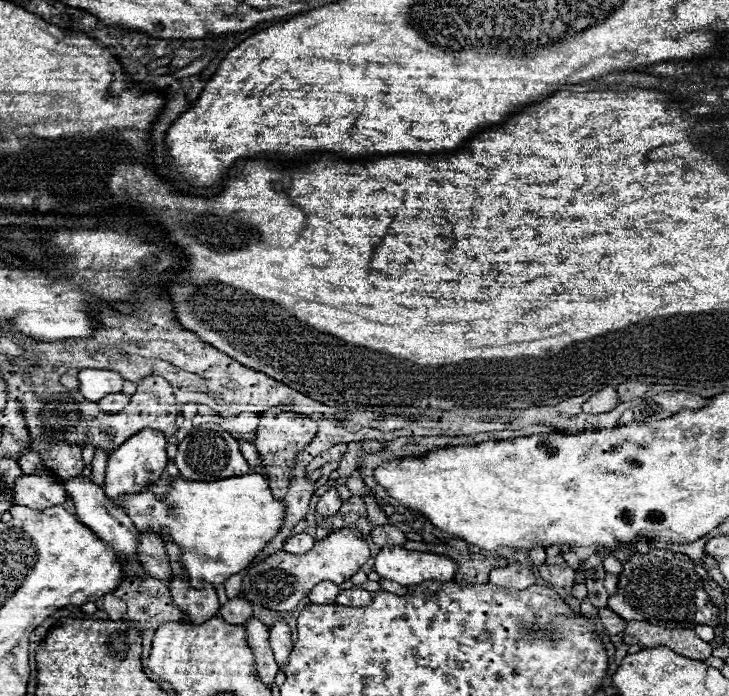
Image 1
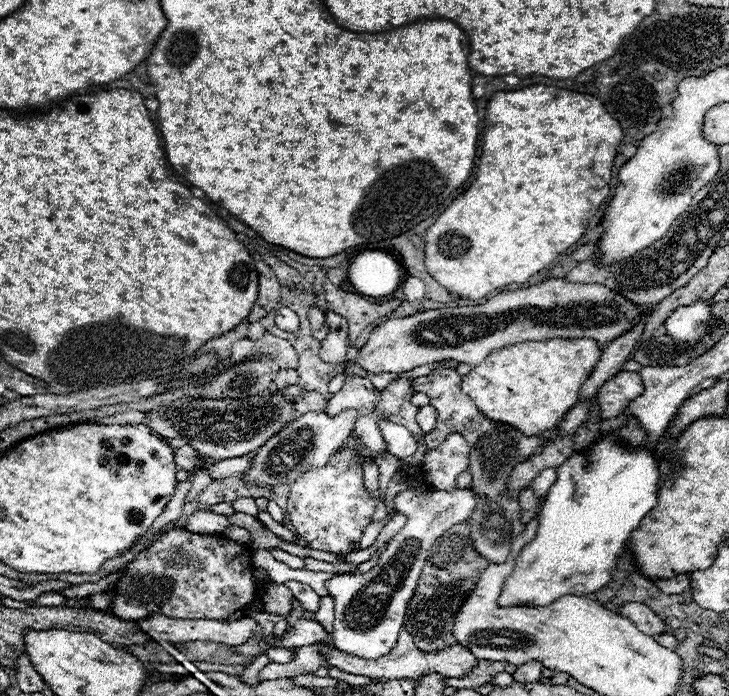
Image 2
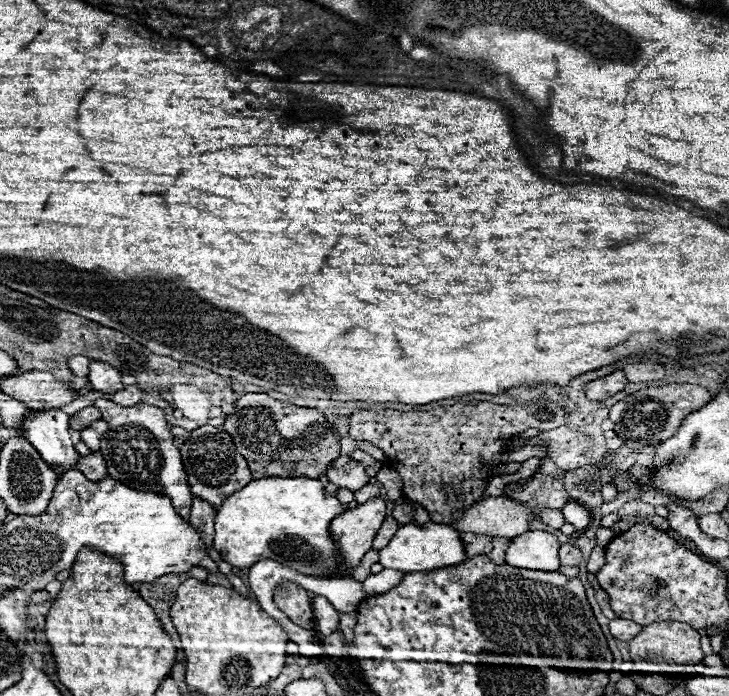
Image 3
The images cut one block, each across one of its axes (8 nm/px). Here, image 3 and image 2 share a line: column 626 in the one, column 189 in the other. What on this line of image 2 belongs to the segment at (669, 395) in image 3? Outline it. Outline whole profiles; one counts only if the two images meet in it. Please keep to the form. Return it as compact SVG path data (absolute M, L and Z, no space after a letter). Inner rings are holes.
M282 392L248 398L220 398L204 400L184 396L168 406L158 406L146 412L146 424L156 430L162 438L184 438L196 452L210 460L238 458L254 452L278 434L286 424L294 420L294 402L286 400Z

